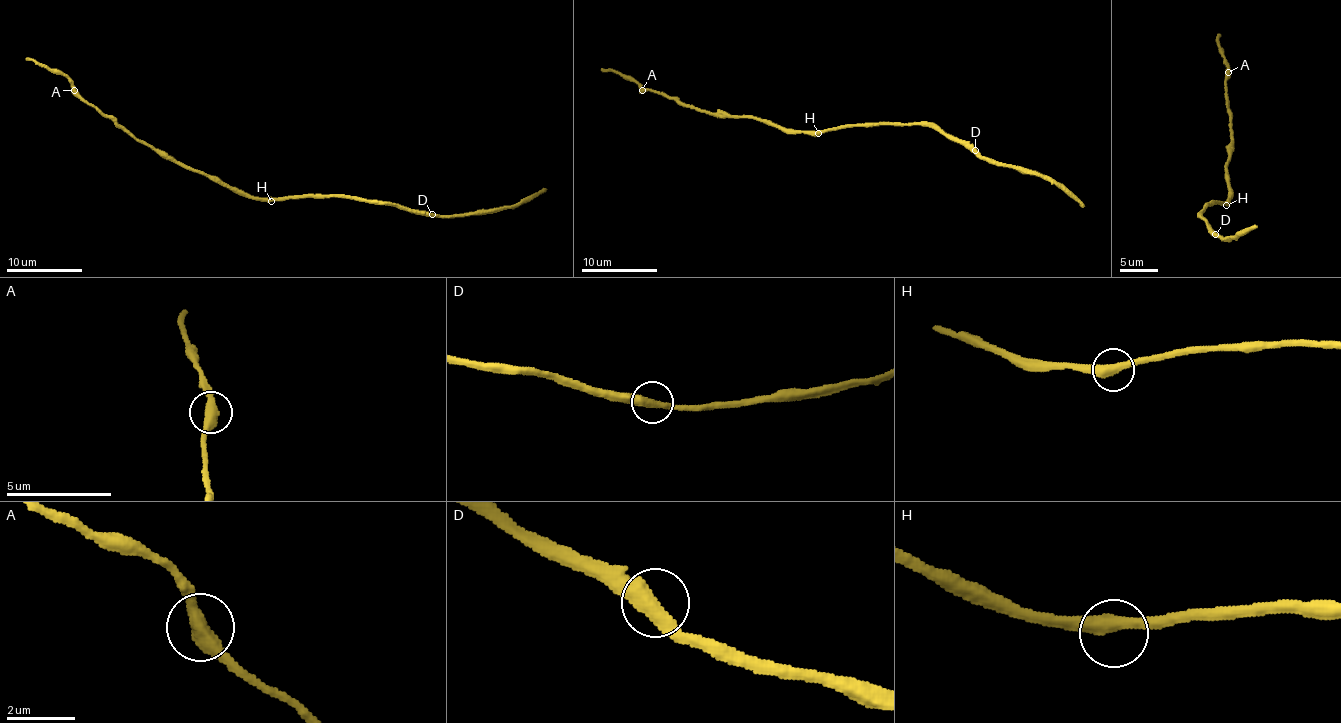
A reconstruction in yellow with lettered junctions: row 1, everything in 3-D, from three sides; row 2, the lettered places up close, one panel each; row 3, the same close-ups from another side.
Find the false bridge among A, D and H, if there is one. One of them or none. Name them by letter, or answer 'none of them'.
none of them

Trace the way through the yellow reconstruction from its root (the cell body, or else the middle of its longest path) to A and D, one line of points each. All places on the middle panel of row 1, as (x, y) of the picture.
A: (819, 131), (782, 131), (753, 117), (708, 114), (679, 105), (661, 93), (641, 89)
D: (819, 131), (880, 124), (930, 125), (968, 142), (975, 150)

